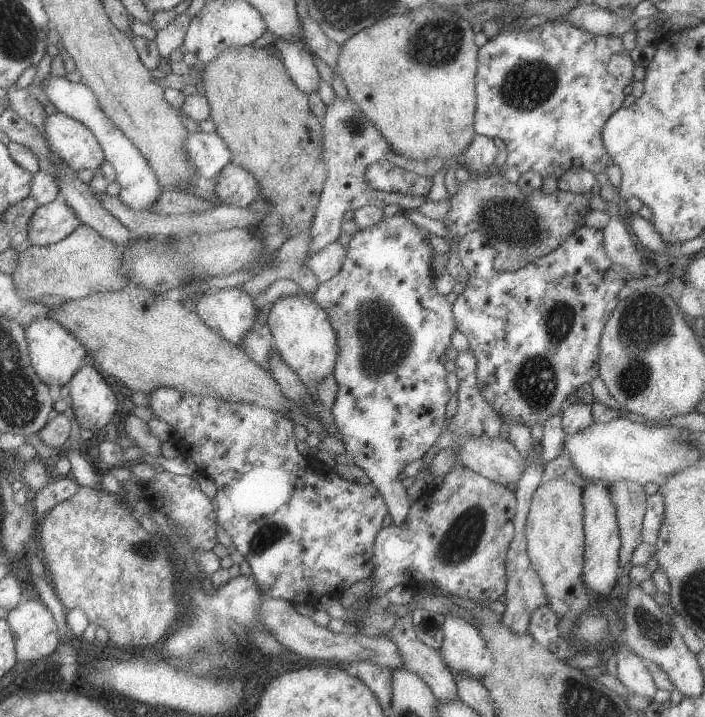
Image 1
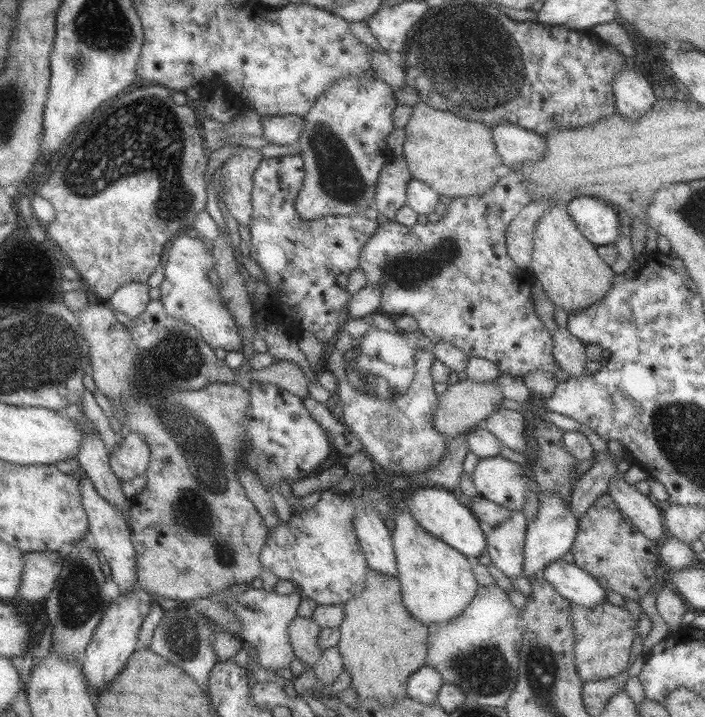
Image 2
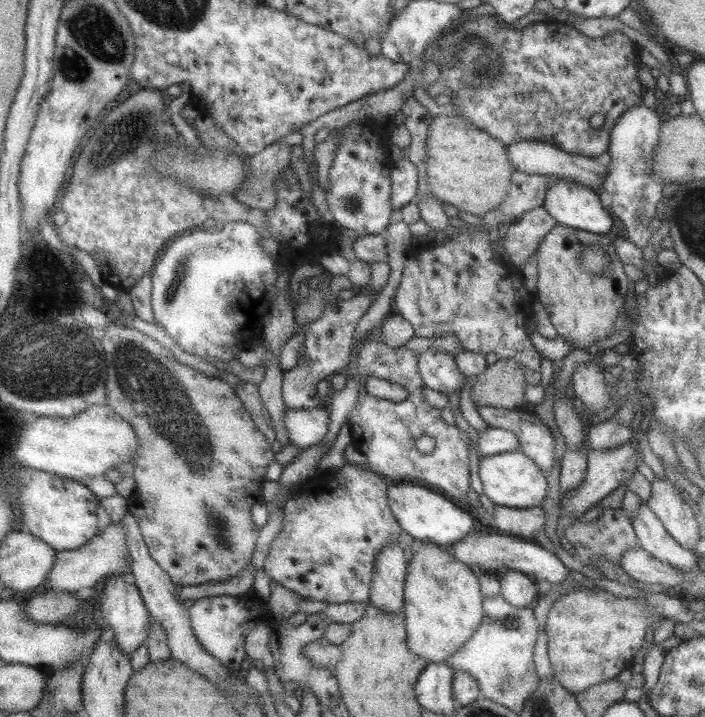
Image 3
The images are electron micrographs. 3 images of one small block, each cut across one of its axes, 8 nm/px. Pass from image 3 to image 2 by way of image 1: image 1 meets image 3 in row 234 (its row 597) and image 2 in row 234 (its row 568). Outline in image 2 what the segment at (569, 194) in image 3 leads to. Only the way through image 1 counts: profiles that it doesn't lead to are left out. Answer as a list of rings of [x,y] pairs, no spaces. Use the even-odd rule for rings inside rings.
[[[581,196],[573,198],[567,206],[567,214],[579,228],[579,232],[595,246],[609,246],[619,240],[617,210],[605,206],[601,198]]]

